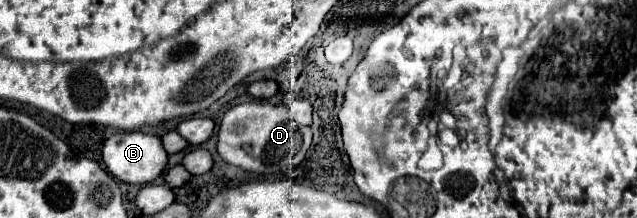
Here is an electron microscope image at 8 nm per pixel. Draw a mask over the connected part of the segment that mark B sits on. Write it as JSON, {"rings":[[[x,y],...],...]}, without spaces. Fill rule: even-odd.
{"rings":[[[123,131],[123,133],[115,133],[111,135],[105,145],[103,145],[103,161],[109,169],[109,173],[125,183],[151,183],[155,181],[165,165],[167,165],[167,153],[161,145],[161,139],[157,135],[147,135],[141,131]]]}

